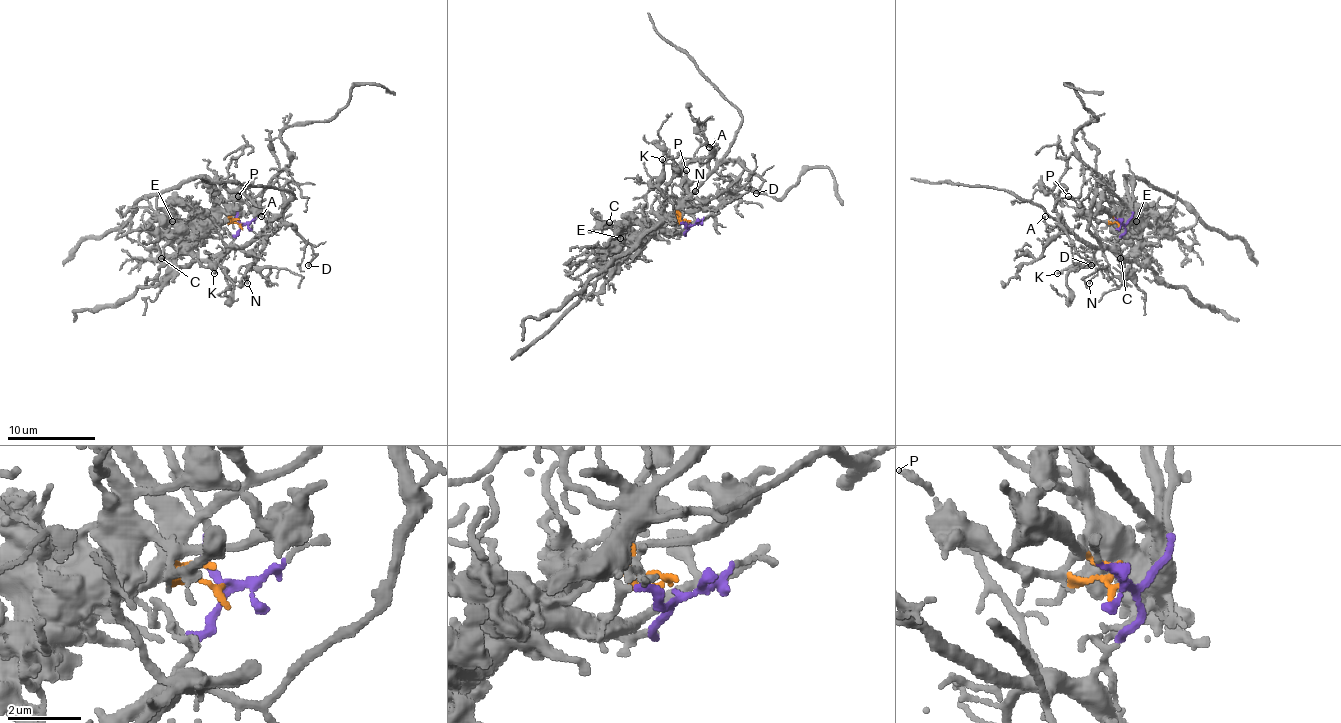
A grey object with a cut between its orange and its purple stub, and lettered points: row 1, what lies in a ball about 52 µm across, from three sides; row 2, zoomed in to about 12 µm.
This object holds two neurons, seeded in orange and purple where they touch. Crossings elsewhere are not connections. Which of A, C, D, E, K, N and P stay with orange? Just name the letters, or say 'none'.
C, E, P

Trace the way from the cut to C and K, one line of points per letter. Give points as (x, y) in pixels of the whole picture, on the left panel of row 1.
C: (241, 223), (217, 212), (195, 232), (180, 232), (171, 239), (160, 258)
K: (241, 223), (231, 247), (217, 261), (213, 274)

